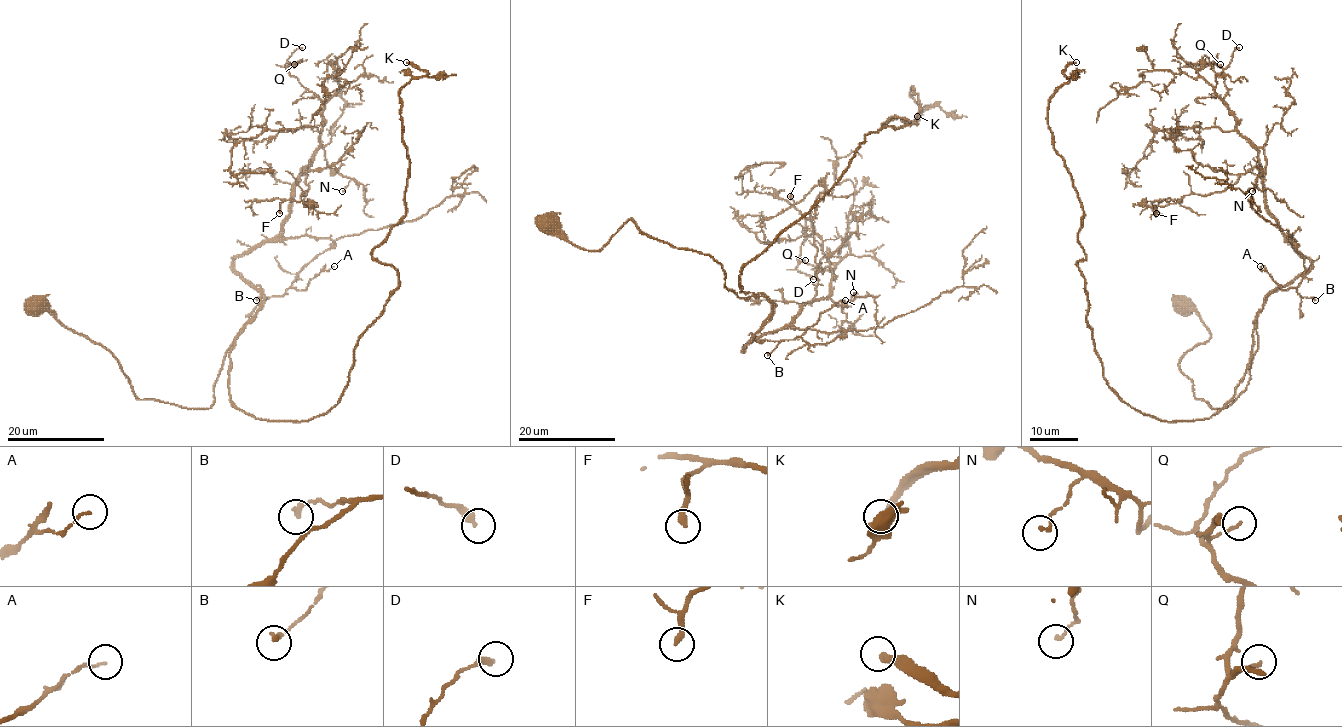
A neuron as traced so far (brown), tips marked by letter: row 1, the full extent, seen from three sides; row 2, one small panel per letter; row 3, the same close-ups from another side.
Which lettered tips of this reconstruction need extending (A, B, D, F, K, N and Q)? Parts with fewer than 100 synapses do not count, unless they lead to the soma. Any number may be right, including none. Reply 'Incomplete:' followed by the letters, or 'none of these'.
Incomplete: K

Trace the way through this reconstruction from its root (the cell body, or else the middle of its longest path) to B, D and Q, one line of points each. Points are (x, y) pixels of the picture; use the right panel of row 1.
B: (1181, 306), (1210, 338), (1180, 369), (1225, 408), (1263, 301), (1310, 264), (1291, 235), (1315, 300)
D: (1181, 306), (1210, 338), (1180, 369), (1225, 408), (1250, 378), (1263, 301), (1310, 264), (1223, 99), (1239, 47)
Q: (1181, 306), (1210, 338), (1180, 369), (1225, 408), (1250, 378), (1263, 301), (1310, 264), (1268, 209), (1220, 64)

